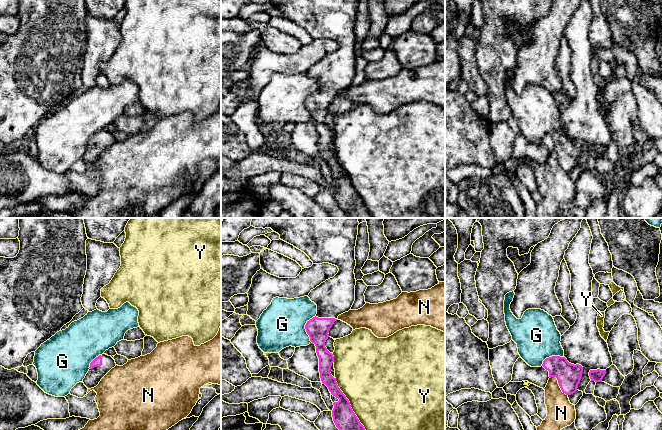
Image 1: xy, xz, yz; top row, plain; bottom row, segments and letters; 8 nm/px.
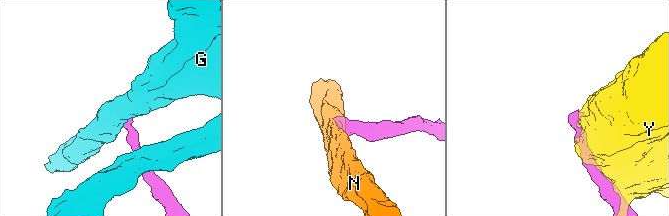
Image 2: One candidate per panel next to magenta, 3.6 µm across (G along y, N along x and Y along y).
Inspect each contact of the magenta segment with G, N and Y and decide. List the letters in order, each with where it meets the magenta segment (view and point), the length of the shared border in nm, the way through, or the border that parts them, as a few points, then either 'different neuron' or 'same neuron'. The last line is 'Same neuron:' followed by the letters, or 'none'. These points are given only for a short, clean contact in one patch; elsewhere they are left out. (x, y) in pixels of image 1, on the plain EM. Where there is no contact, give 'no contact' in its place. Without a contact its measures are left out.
G: meets magenta in xz at (305, 104); contact 220 nm long; border along xz (315, 91), (305, 101), (305, 107), (310, 117); different neuron
N: meets magenta in yz at (559, 161); contact 200 nm long; border along yz (551, 152), (557, 155), (560, 165), (567, 171); different neuron
Y: meets magenta in xz at (351, 185); contact 600 nm long; different neuron
Same neuron: none

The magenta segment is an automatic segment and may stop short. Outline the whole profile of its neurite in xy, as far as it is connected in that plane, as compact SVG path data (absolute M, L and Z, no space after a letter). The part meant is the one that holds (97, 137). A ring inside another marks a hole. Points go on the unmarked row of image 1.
M106 130L99 131L90 139L90 145L82 158L88 165L94 164L115 142L115 136L111 132Z

